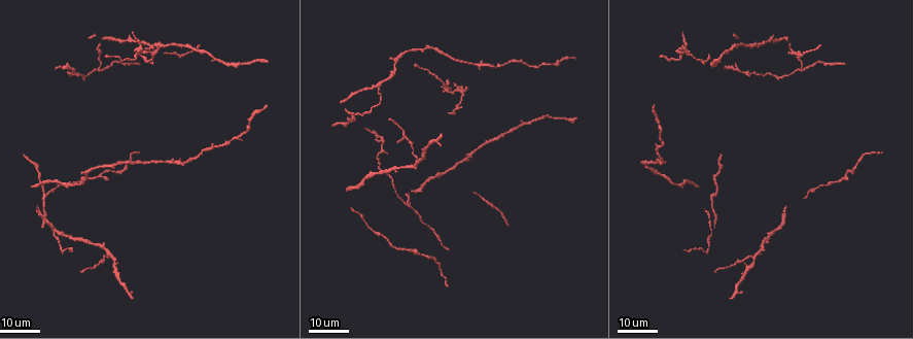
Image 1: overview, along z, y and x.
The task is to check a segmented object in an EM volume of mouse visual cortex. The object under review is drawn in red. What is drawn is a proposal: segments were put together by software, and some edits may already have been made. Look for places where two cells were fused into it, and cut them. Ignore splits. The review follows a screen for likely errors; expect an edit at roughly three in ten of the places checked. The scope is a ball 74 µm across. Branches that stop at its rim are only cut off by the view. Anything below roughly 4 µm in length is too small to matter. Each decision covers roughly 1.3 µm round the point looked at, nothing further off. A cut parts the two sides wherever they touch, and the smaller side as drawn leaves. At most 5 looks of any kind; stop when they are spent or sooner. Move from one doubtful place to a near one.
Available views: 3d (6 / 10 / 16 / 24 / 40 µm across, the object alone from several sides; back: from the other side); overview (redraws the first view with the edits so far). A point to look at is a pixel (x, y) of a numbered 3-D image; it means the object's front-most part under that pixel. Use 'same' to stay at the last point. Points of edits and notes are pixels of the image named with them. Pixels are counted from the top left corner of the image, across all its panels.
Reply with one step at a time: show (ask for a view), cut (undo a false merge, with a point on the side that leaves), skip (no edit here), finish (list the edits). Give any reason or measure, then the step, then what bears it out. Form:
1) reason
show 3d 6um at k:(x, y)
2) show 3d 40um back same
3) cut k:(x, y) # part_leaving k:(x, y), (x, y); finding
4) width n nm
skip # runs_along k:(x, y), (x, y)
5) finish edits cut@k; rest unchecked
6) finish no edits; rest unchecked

a narrow waist
show 3d 16um at 1:(382, 143)

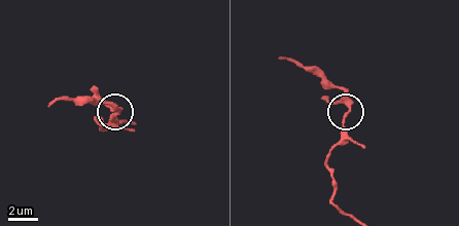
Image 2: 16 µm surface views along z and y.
show 3d 10um at 2:(347, 116)

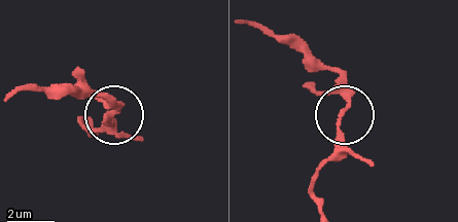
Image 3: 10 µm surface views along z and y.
skip # continuous, no second cell

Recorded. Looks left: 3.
four or more arms meet
show 3d 24um at 1:(447, 90)

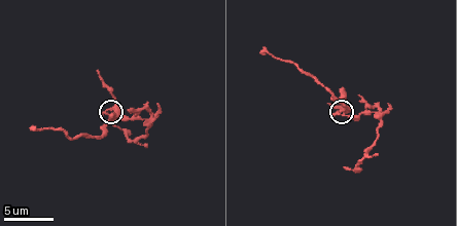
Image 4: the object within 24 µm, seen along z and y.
closer look
show 3d 10um at 4:(341, 111)

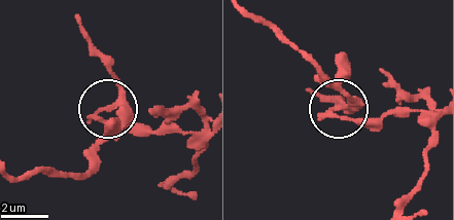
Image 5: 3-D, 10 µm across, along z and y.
cut 5:(358, 125) # part_leaving 5:(329, 115), (351, 120), (420, 115), (433, 138), (408, 204); a second cell is stuck on

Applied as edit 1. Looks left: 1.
finish edits cut@5; rest unchecked

